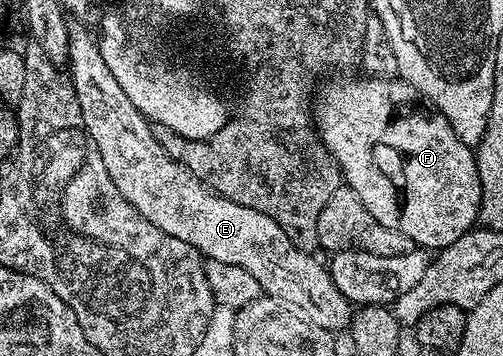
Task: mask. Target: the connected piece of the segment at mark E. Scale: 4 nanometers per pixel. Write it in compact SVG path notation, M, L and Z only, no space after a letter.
M85 28L69 29L69 58L67 75L73 82L73 89L79 102L81 122L85 126L85 133L95 142L99 150L99 158L103 158L103 166L107 166L107 174L111 174L111 182L115 182L115 190L151 222L151 226L159 226L163 234L171 234L171 238L179 238L179 242L187 242L196 252L201 253L205 260L215 262L231 262L231 266L243 266L247 274L255 277L259 282L262 293L274 296L283 302L291 302L291 306L299 306L303 314L315 326L326 328L327 331L337 334L339 330L348 329L353 319L354 305L350 304L344 294L335 286L328 267L320 264L316 255L301 252L283 234L279 222L267 218L267 214L259 214L259 210L251 210L251 206L239 206L239 202L231 202L227 198L214 192L202 180L195 178L179 162L172 160L163 150L163 146L155 138L150 121L135 106L131 106L131 98L123 94L119 82L107 70L107 62L103 62L101 45L98 37L93 36Z

